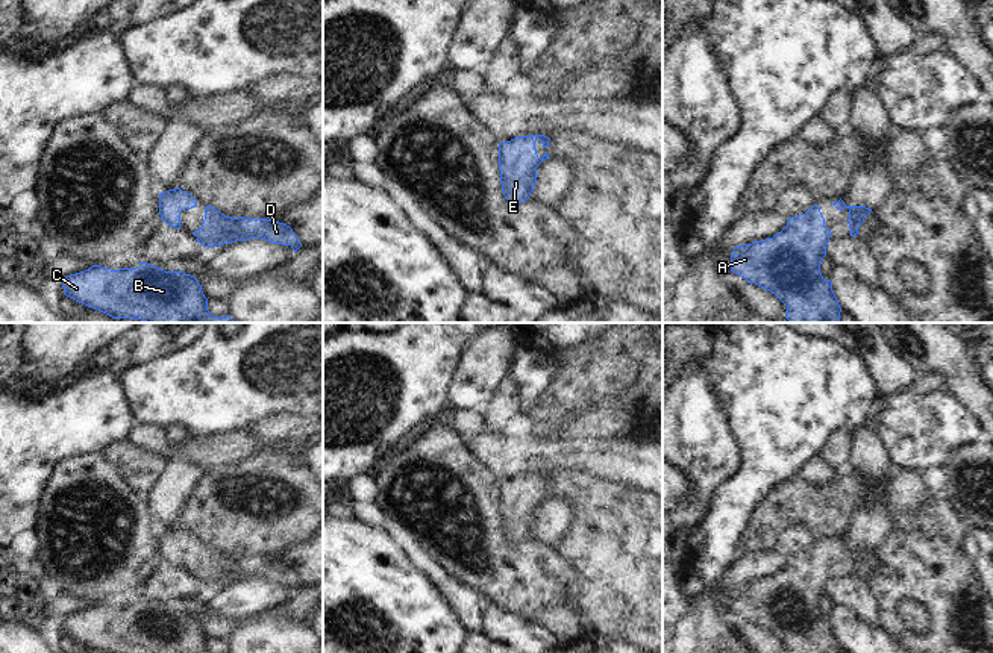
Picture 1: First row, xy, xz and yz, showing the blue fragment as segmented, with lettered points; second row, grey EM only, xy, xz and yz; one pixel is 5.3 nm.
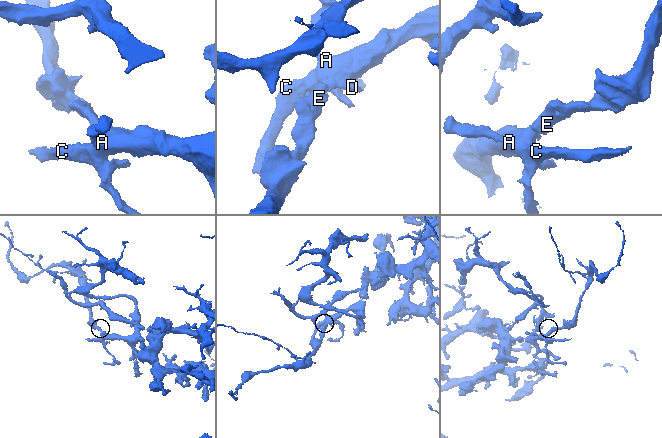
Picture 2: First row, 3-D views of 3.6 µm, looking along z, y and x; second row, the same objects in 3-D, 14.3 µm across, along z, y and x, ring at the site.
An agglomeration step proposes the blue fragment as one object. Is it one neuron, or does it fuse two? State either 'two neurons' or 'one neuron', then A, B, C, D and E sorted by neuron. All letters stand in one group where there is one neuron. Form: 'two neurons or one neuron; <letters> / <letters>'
one neuron; A B C D E

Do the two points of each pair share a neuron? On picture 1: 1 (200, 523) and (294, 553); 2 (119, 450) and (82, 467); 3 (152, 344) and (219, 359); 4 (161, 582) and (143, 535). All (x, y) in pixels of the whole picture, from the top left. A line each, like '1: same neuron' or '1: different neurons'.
1: different neurons
2: different neurons
3: different neurons
4: different neurons

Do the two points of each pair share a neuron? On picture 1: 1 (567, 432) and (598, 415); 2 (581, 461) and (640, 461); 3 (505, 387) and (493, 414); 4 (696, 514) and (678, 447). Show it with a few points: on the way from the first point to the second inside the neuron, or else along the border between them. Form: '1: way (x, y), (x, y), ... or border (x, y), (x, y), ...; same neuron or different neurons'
1: way (575, 428), (590, 423); same neuron
2: way (596, 461), (625, 461); same neuron
3: way (505, 393), (505, 402), (499, 408); same neuron
4: way (698, 497), (698, 467), (695, 464); same neuron

